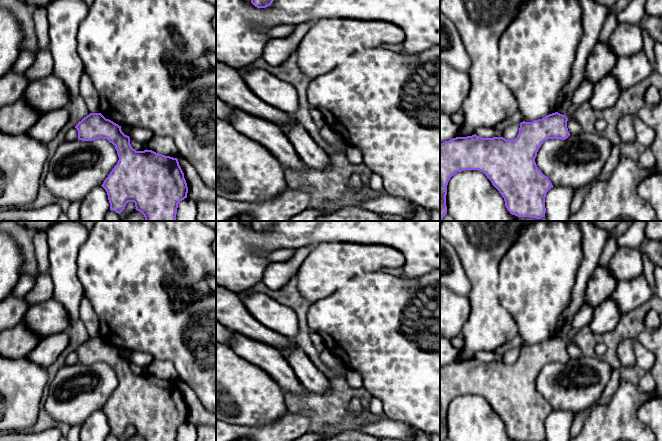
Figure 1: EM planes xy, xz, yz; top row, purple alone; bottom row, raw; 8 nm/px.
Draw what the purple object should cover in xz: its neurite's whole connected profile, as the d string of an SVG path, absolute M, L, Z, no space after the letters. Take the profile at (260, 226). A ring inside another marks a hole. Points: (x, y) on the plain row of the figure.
M251 221L251 227L257 232L266 232L272 228L276 221Z

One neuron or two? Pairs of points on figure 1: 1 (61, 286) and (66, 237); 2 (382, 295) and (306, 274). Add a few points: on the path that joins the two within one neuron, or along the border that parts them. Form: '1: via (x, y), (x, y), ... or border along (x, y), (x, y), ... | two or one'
1: via (63, 274), (63, 249) | one
2: border along (365, 273), (349, 278), (341, 286), (324, 297) | two

